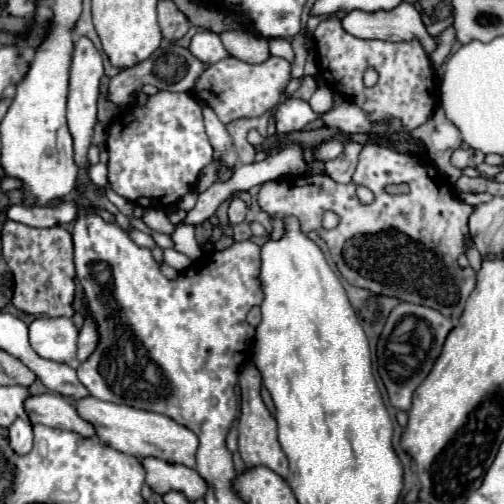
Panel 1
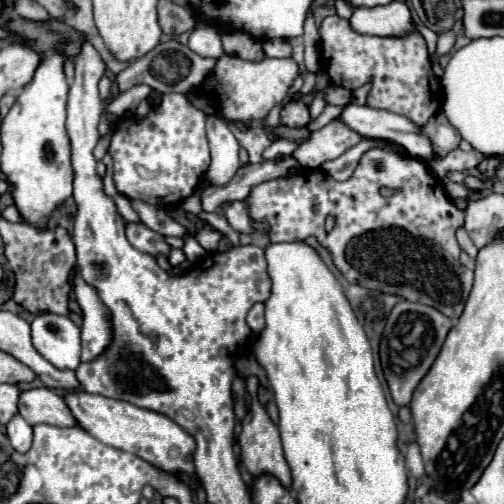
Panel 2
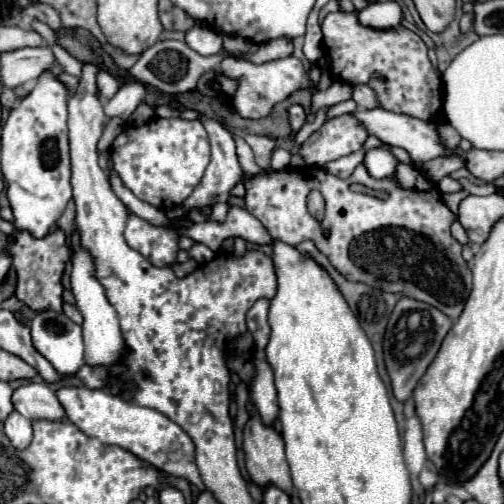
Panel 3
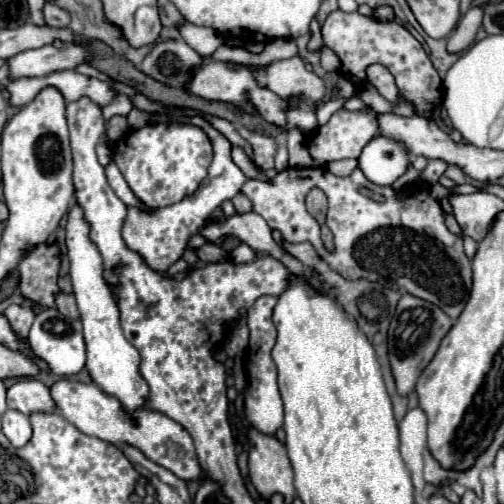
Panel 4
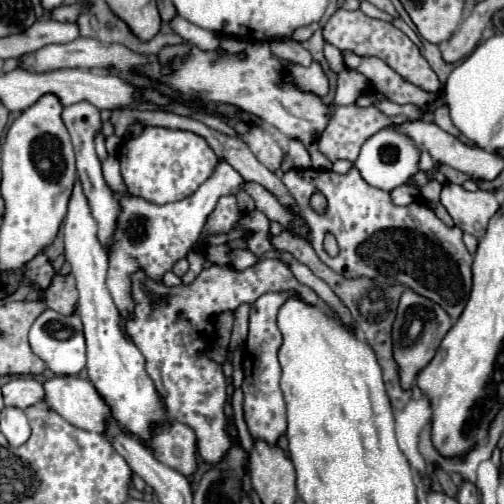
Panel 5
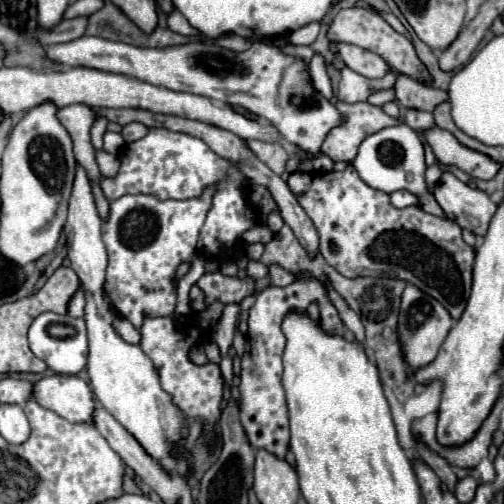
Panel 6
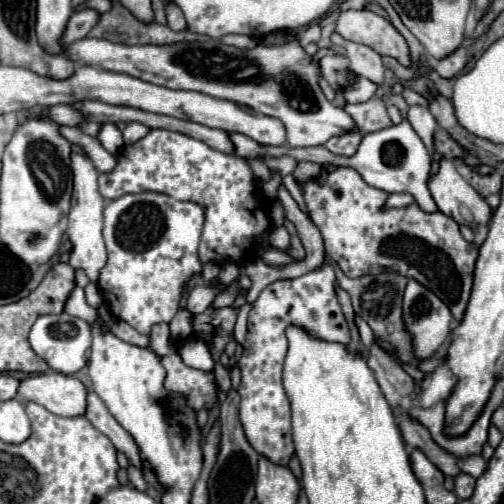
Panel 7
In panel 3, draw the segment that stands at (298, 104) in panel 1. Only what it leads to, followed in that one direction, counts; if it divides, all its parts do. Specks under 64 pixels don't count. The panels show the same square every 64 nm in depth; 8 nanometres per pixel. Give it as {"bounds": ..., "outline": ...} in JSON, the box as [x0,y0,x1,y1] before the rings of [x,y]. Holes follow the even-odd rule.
{"bounds":[290,106,304,138],"outline":[[[292,106],[290,108],[290,128],[292,128],[292,134],[290,134],[290,138],[294,138],[296,134],[298,134],[298,130],[302,128],[302,124],[304,124],[304,110],[302,110],[302,106]]]}

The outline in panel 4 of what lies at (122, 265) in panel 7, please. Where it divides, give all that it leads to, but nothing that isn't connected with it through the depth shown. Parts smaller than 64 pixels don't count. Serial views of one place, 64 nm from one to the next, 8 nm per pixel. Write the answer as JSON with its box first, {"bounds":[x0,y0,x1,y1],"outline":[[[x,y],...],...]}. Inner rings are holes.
{"bounds":[122,106,246,272],"outline":[[[168,106],[165,114],[178,118],[182,122],[196,124],[200,126],[212,140],[212,146],[214,146],[214,160],[212,160],[212,166],[208,170],[208,176],[204,178],[204,182],[198,186],[198,190],[184,198],[182,202],[176,202],[172,206],[166,206],[166,208],[154,208],[154,210],[144,210],[144,208],[134,208],[134,206],[128,206],[128,214],[126,214],[126,220],[124,220],[124,226],[122,226],[122,238],[126,242],[126,246],[134,252],[138,252],[142,256],[142,260],[156,272],[166,272],[176,260],[182,258],[186,246],[188,246],[188,240],[190,236],[198,234],[198,230],[210,220],[210,214],[224,202],[224,200],[232,200],[246,176],[242,174],[242,170],[232,162],[230,158],[230,148],[232,144],[228,142],[226,136],[222,136],[218,130],[214,130],[208,122],[204,122],[200,116],[184,116],[181,109],[174,106]]]}

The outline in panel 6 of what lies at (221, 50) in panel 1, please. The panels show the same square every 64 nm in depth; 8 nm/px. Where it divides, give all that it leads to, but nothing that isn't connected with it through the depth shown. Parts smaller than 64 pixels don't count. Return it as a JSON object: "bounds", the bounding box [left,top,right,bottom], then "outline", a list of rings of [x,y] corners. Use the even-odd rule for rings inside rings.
{"bounds":[168,10,196,36],"outline":[[[172,10],[172,12],[168,14],[168,28],[170,28],[172,32],[184,34],[184,36],[188,36],[188,34],[196,34],[196,30],[188,24],[188,20],[186,20],[178,10]]]}

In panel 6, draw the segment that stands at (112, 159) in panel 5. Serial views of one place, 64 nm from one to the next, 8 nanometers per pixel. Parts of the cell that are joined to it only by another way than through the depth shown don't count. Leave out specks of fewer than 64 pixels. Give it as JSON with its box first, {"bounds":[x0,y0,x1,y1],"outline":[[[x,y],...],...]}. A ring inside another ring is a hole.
{"bounds":[96,150,120,176],"outline":[[[96,150],[96,164],[102,176],[114,176],[120,168],[120,162],[114,154],[108,154],[104,150]]]}

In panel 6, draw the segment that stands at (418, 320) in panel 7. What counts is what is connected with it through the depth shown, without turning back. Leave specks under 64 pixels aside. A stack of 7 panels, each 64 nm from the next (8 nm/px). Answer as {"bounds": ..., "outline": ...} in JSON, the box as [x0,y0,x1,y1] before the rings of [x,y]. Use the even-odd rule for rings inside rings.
{"bounds":[398,284,452,370],"outline":[[[408,284],[402,294],[398,334],[400,334],[400,344],[406,354],[406,360],[414,370],[430,364],[436,358],[450,328],[452,328],[452,316],[448,314],[448,310],[436,298],[430,298],[428,294],[420,292],[420,288],[416,288],[414,284]]]}

